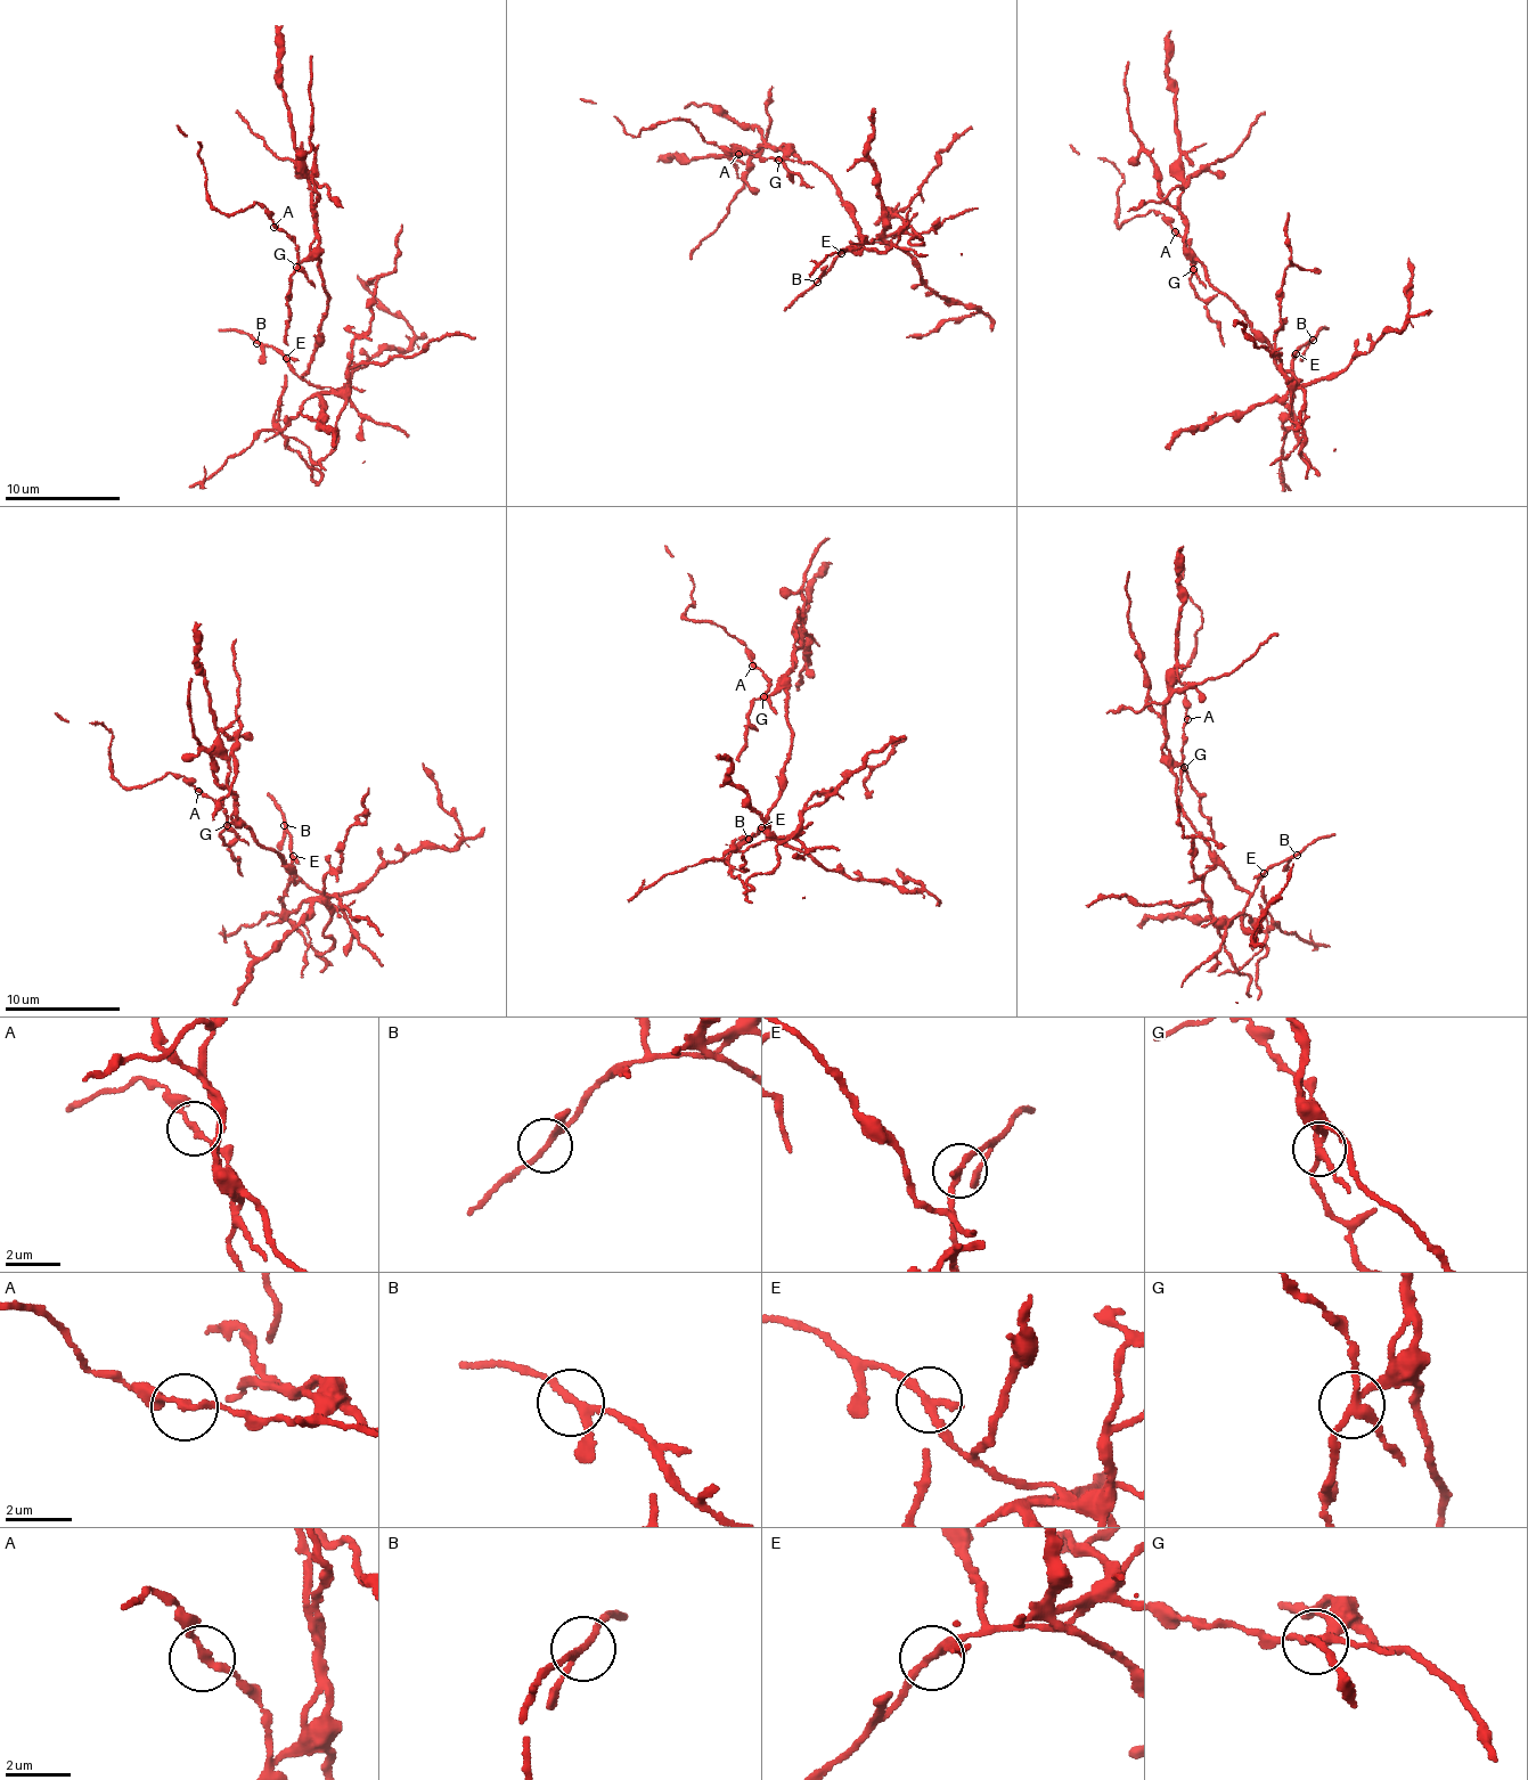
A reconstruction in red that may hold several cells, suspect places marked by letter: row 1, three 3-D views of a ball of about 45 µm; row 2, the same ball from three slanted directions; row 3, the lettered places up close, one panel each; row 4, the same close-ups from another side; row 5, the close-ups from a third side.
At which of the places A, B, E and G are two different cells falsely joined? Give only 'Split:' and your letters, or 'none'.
Split: E, G

